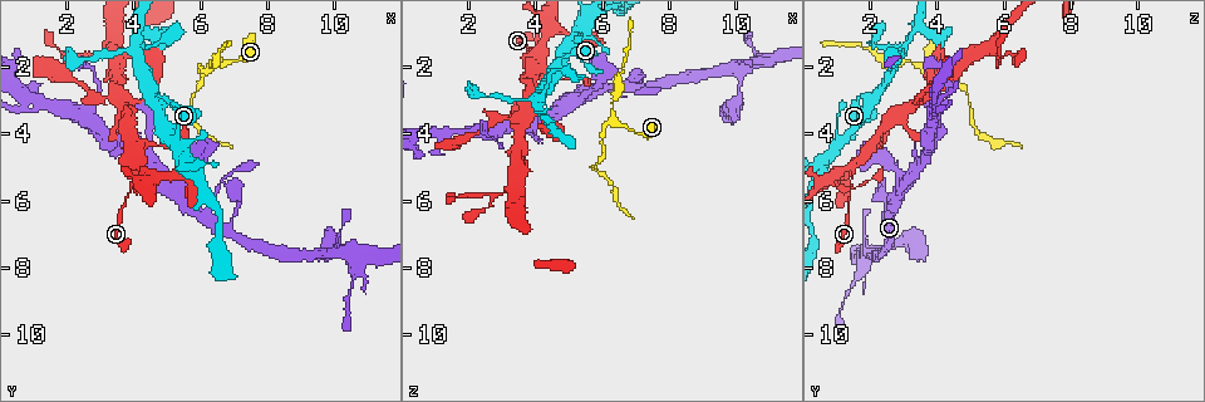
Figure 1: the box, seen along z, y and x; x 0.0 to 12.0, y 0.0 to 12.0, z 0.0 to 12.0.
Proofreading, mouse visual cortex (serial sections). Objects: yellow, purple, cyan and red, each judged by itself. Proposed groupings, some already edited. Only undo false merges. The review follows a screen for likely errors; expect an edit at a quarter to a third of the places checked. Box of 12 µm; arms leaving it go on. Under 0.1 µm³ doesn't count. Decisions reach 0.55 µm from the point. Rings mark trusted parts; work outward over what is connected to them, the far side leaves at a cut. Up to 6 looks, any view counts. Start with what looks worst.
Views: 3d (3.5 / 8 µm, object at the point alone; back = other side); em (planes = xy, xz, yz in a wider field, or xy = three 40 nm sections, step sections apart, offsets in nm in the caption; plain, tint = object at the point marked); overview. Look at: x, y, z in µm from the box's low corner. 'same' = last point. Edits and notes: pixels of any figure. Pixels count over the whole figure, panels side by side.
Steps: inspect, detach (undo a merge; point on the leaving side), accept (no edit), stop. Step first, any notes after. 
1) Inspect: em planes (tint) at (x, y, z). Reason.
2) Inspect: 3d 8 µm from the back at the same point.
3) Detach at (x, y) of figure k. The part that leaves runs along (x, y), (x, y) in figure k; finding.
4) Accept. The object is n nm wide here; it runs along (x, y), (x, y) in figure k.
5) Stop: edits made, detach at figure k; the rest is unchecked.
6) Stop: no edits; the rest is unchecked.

Inspect: 3d 3.5 µm at (4.2, 1.8, 2.9). Sharp bend.

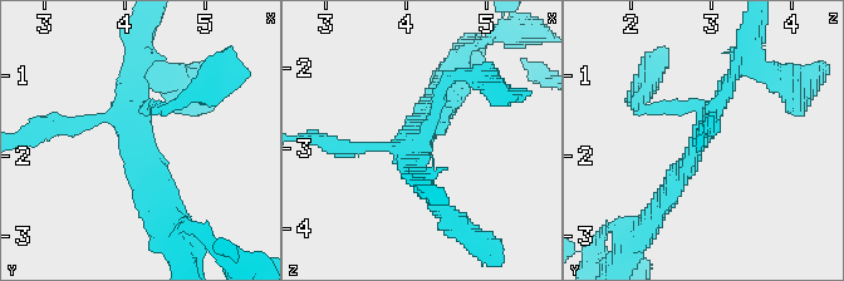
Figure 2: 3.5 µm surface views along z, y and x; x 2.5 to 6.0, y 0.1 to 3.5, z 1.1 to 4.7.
Inspect: em xy step 5 (tint) at (4.10, 1.75, 2.90).

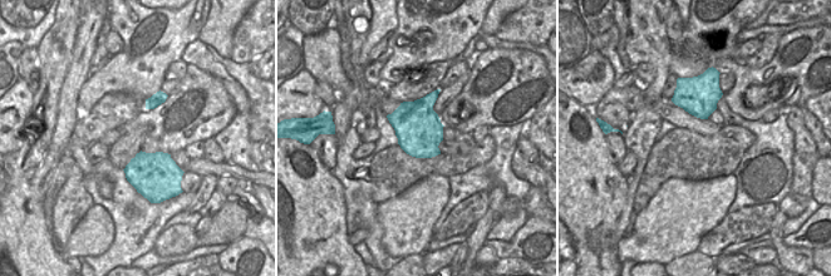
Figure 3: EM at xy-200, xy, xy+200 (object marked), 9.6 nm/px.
Inspect: em planes (tint) at the same point.

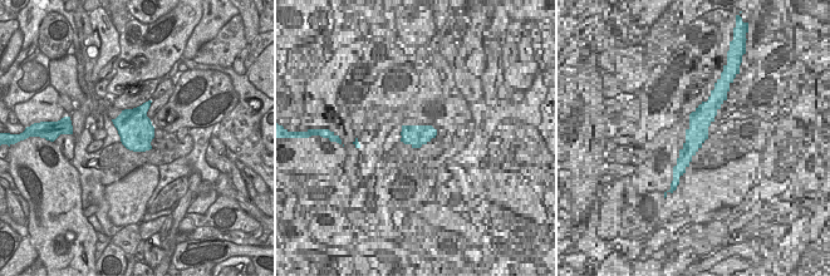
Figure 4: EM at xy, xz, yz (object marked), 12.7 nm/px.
Accept. It runs along (665, 202), (741, 63) in figure 2; all the same cell.

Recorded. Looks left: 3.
Inspect: em xy step 2 (tint) at (6.4, 2.0, 3.6). Sharp bend.

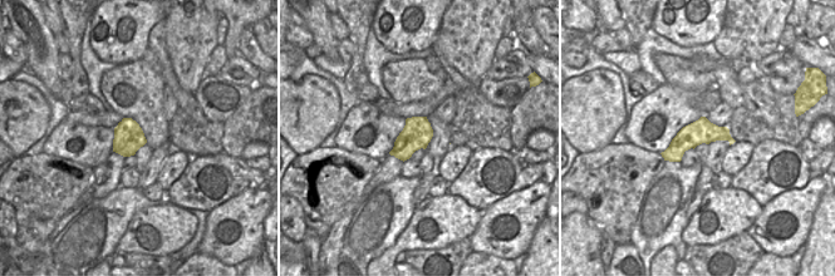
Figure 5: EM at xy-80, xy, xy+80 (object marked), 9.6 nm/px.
Inspect: 3d 3.5 µm at the same point. Wider look.

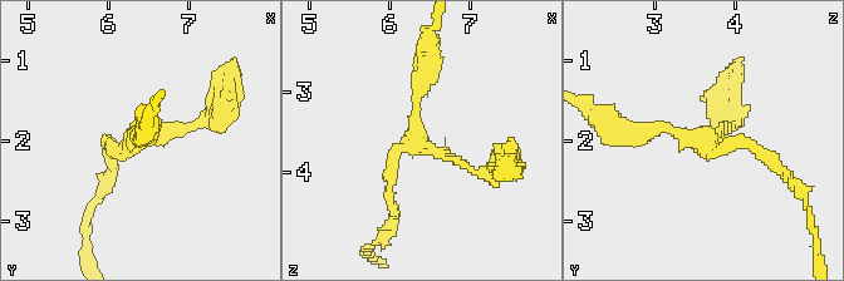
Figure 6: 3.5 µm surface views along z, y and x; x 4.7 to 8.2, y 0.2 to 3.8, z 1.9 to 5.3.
Accept. The object is 280 nm wide here; it runs along (726, 132), (694, 133), (667, 157) in figure 5; continuous, no second cell.

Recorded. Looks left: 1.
Stop: no edits; the rest is unchecked.

